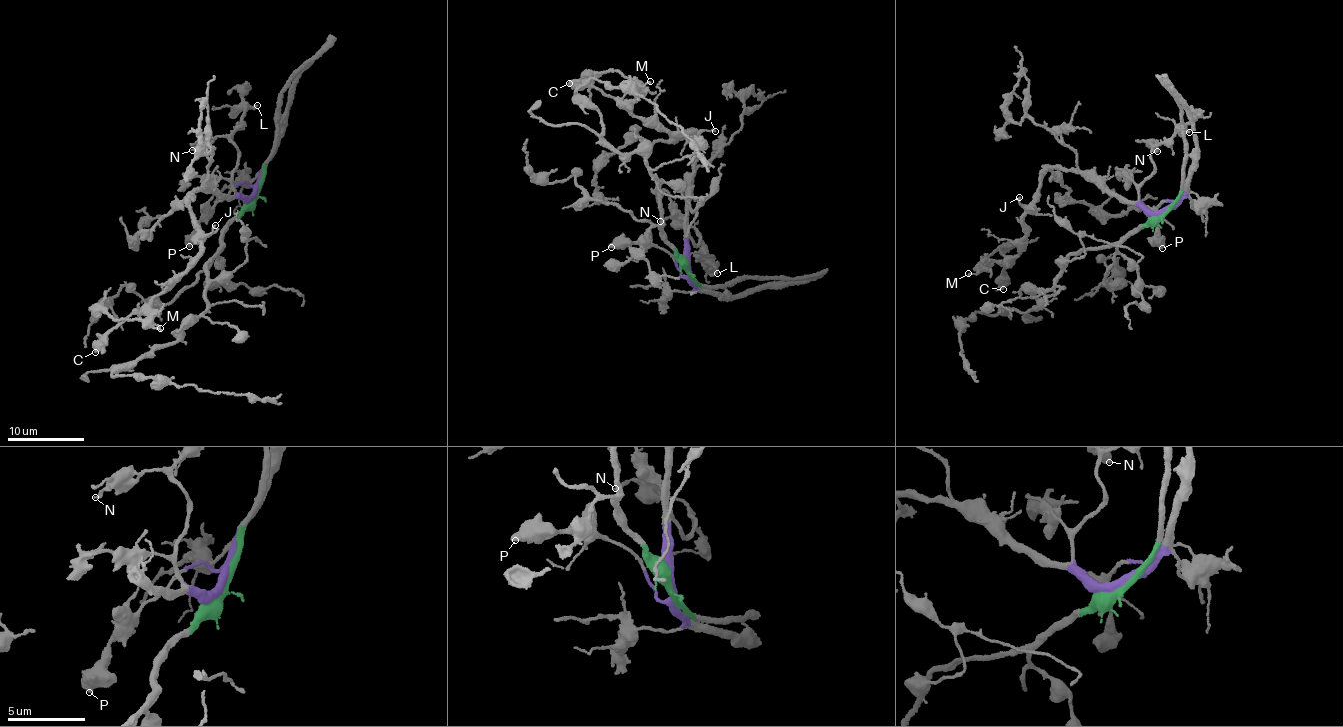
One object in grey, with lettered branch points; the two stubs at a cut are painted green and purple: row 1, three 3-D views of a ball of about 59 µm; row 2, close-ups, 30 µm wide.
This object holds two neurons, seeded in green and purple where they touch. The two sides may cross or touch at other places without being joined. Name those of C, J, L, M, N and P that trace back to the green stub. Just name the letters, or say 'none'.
none

